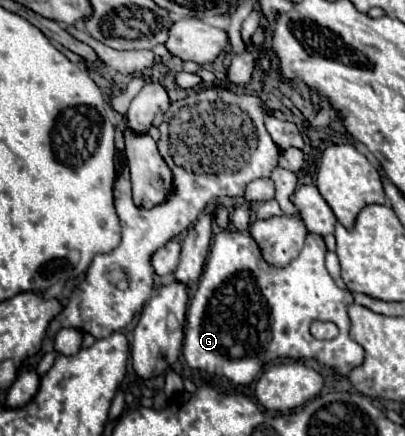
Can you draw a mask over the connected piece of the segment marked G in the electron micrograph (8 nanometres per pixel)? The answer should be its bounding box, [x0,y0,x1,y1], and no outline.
[182,231,364,385]

